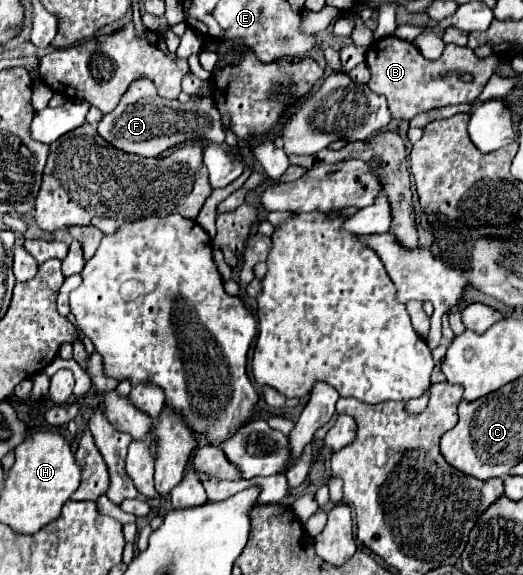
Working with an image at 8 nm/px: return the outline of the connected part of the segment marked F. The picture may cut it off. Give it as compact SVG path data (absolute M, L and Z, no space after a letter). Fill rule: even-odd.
M134 81L124 93L114 111L106 113L100 121L100 135L112 147L126 153L136 153L140 157L158 157L166 149L184 143L206 139L212 143L224 143L224 129L220 123L220 113L212 97L190 99L186 105L180 101L168 101L158 97L150 81Z

